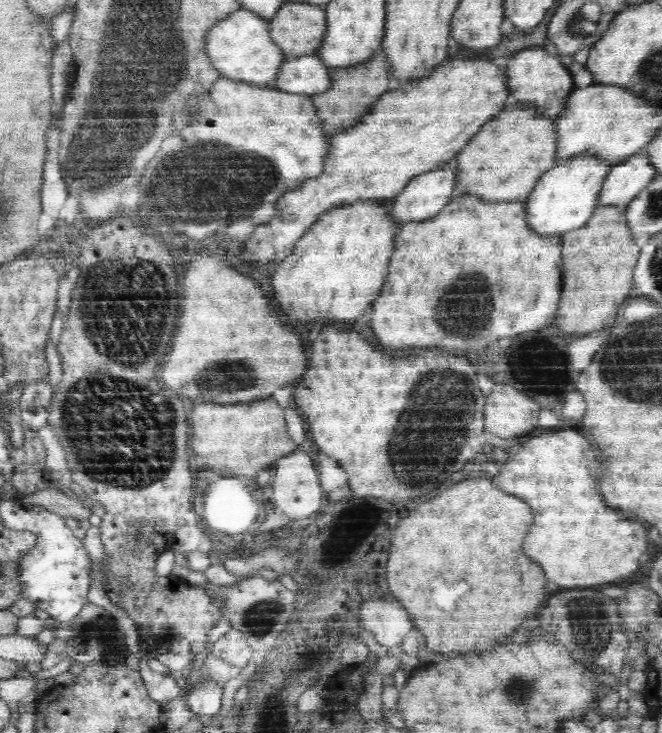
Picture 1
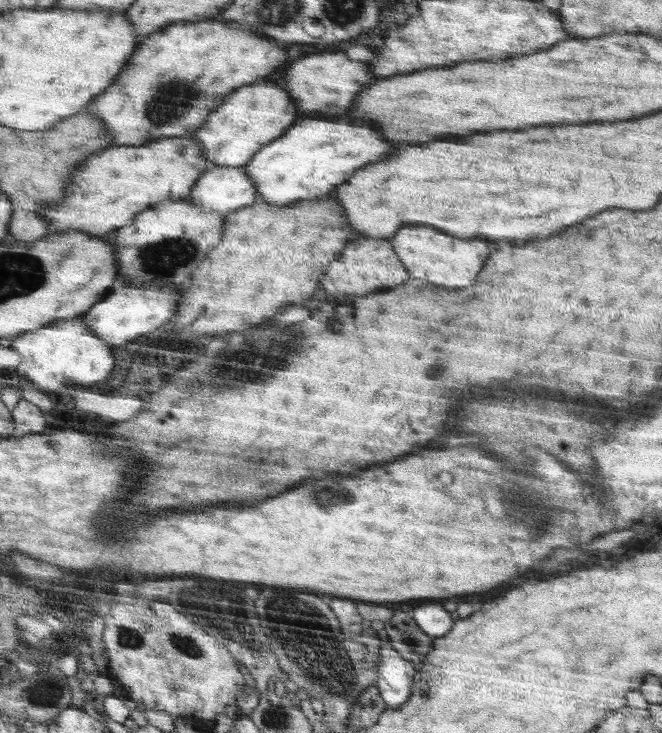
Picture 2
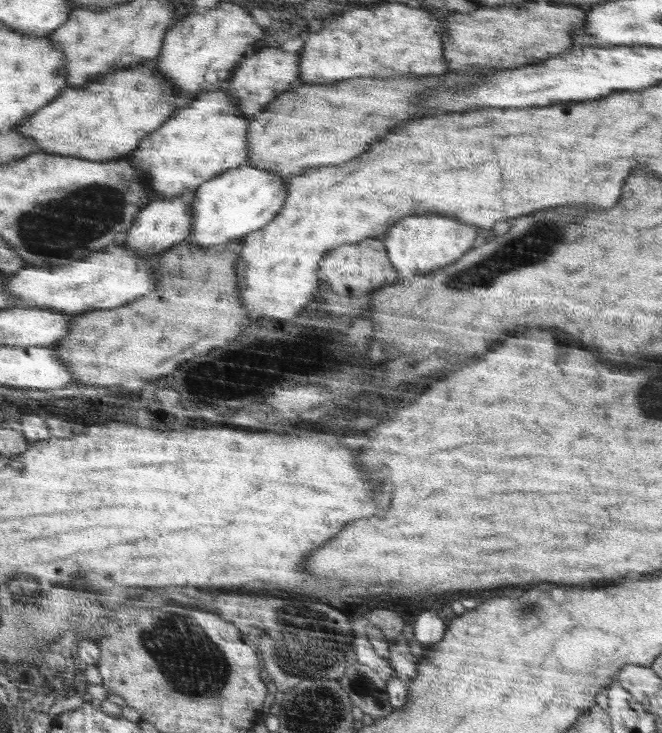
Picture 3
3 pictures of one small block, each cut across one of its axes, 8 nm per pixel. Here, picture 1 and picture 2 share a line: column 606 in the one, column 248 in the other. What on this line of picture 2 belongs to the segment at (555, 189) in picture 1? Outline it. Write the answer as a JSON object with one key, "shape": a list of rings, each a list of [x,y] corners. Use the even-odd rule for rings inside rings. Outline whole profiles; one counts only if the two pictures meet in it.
{"shape":[[[309,116],[297,120],[282,137],[278,137],[262,148],[243,168],[255,183],[259,194],[258,202],[270,203],[272,206],[286,206],[294,201],[326,198],[336,186],[348,182],[358,168],[388,158],[392,150],[394,150],[394,144],[386,142],[386,138],[380,132],[376,132],[372,124],[364,120],[354,120],[354,118],[348,118],[348,120],[316,118],[314,120]]]}

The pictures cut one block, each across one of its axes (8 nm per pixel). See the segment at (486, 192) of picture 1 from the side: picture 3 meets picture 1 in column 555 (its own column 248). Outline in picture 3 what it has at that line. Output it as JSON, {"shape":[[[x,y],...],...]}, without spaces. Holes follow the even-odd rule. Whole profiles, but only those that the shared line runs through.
{"shape":[[[462,70],[460,74],[444,74],[444,76],[426,76],[426,78],[406,78],[406,80],[374,80],[374,78],[353,78],[352,80],[331,83],[330,85],[303,84],[296,92],[284,92],[266,108],[265,112],[258,113],[258,118],[250,120],[250,146],[247,163],[250,166],[260,167],[262,170],[273,171],[278,176],[291,178],[301,175],[306,169],[321,166],[332,166],[340,162],[348,162],[362,152],[368,150],[378,136],[388,135],[388,130],[418,116],[416,110],[416,96],[434,86],[468,86],[470,82],[482,80],[488,70]]]}

